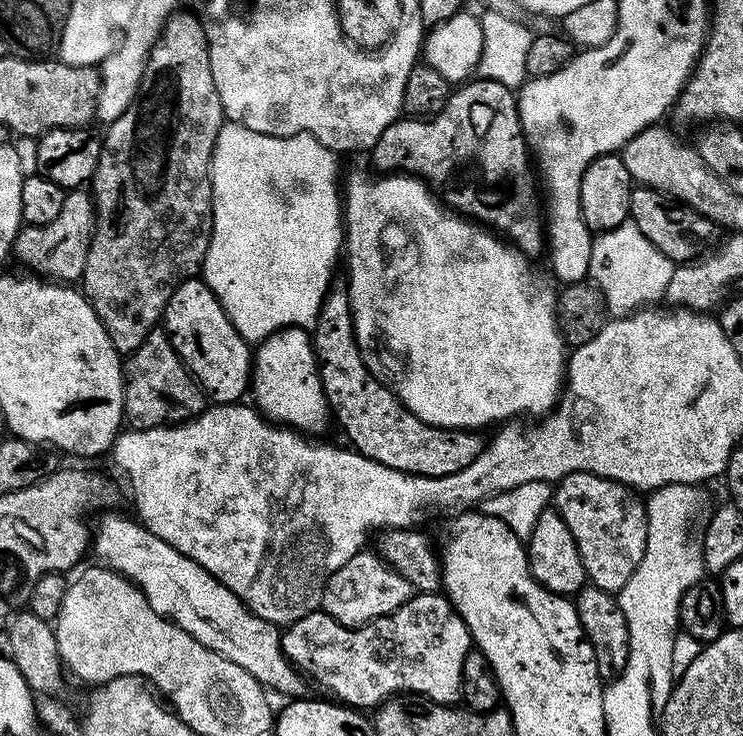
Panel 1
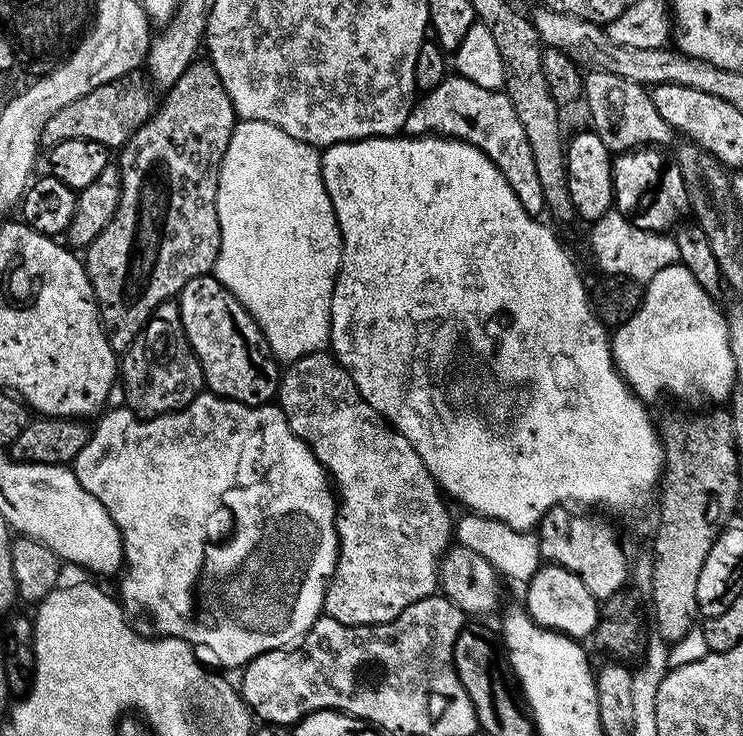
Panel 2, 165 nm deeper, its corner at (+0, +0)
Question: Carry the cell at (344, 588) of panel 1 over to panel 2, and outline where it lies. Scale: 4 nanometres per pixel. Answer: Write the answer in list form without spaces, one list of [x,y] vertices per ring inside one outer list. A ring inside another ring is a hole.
[[[324,350],[311,352],[309,356],[303,356],[291,361],[283,369],[280,377],[278,407],[284,411],[284,417],[290,426],[290,430],[294,430],[294,434],[298,438],[302,438],[307,442],[310,450],[318,458],[321,466],[323,466],[324,471],[328,473],[338,497],[336,505],[336,533],[340,539],[340,553],[336,559],[334,574],[329,579],[328,586],[324,590],[323,615],[349,626],[385,624],[394,618],[398,618],[398,614],[402,614],[402,610],[406,610],[406,606],[414,606],[414,602],[433,595],[437,591],[440,579],[440,560],[444,557],[444,553],[448,551],[454,540],[454,516],[448,513],[448,508],[444,505],[445,497],[442,495],[436,479],[430,474],[430,470],[426,470],[426,466],[422,462],[422,458],[418,458],[414,446],[410,446],[407,438],[402,433],[396,431],[391,424],[385,422],[378,414],[378,410],[374,410],[374,406],[370,406],[370,402],[366,402],[362,398],[362,394],[358,394],[358,390],[354,386],[348,371],[338,363],[335,356]]]

